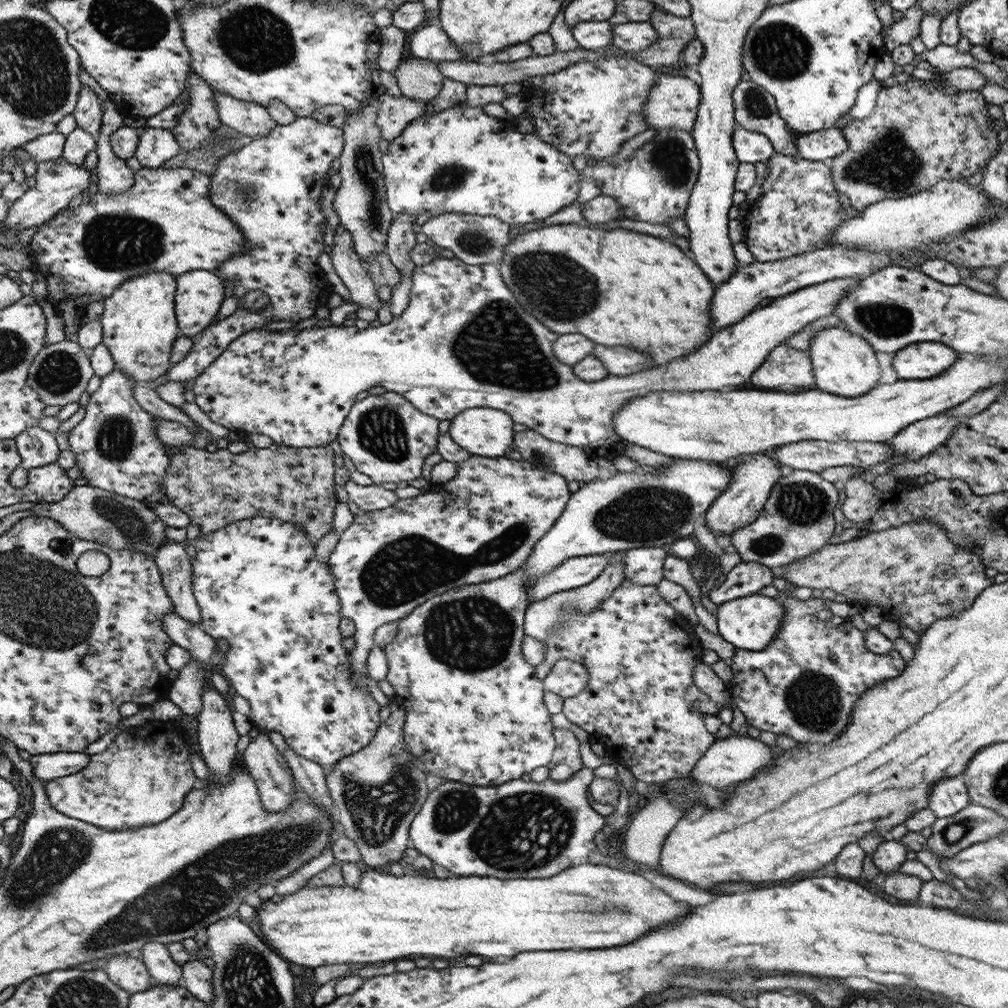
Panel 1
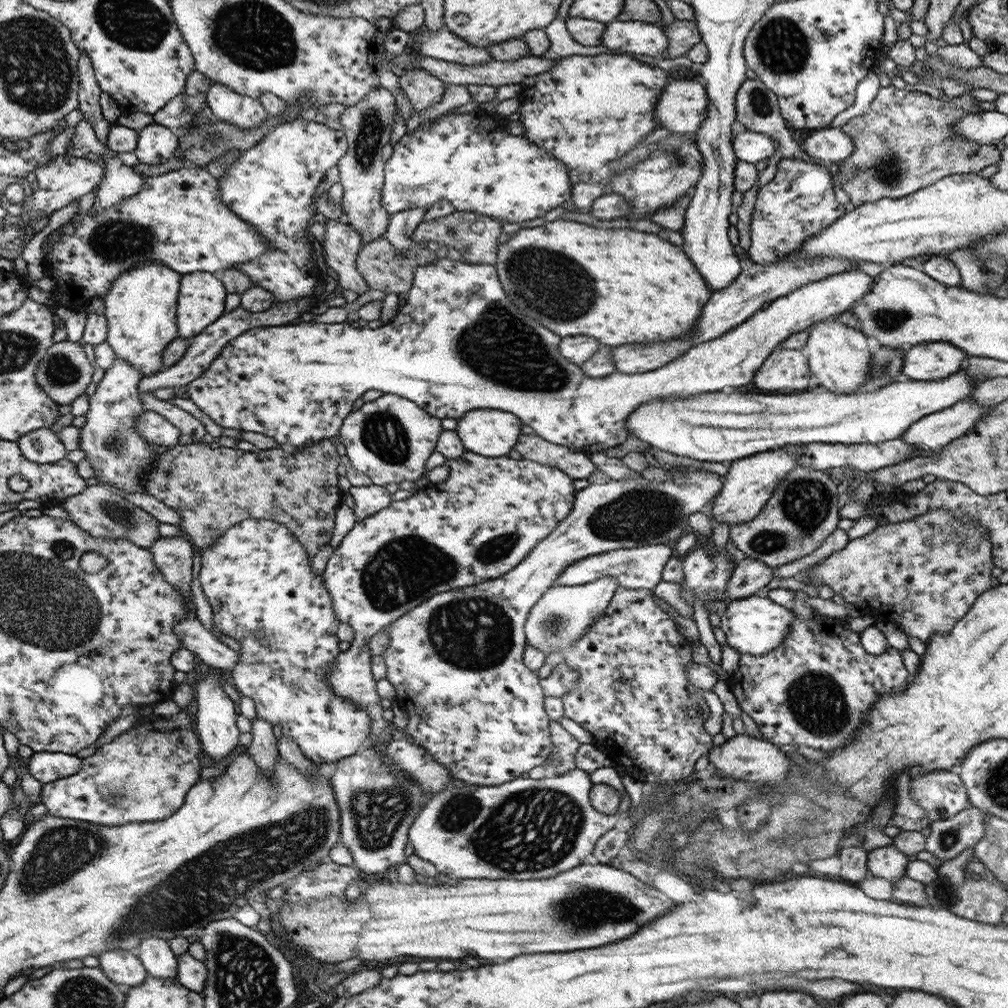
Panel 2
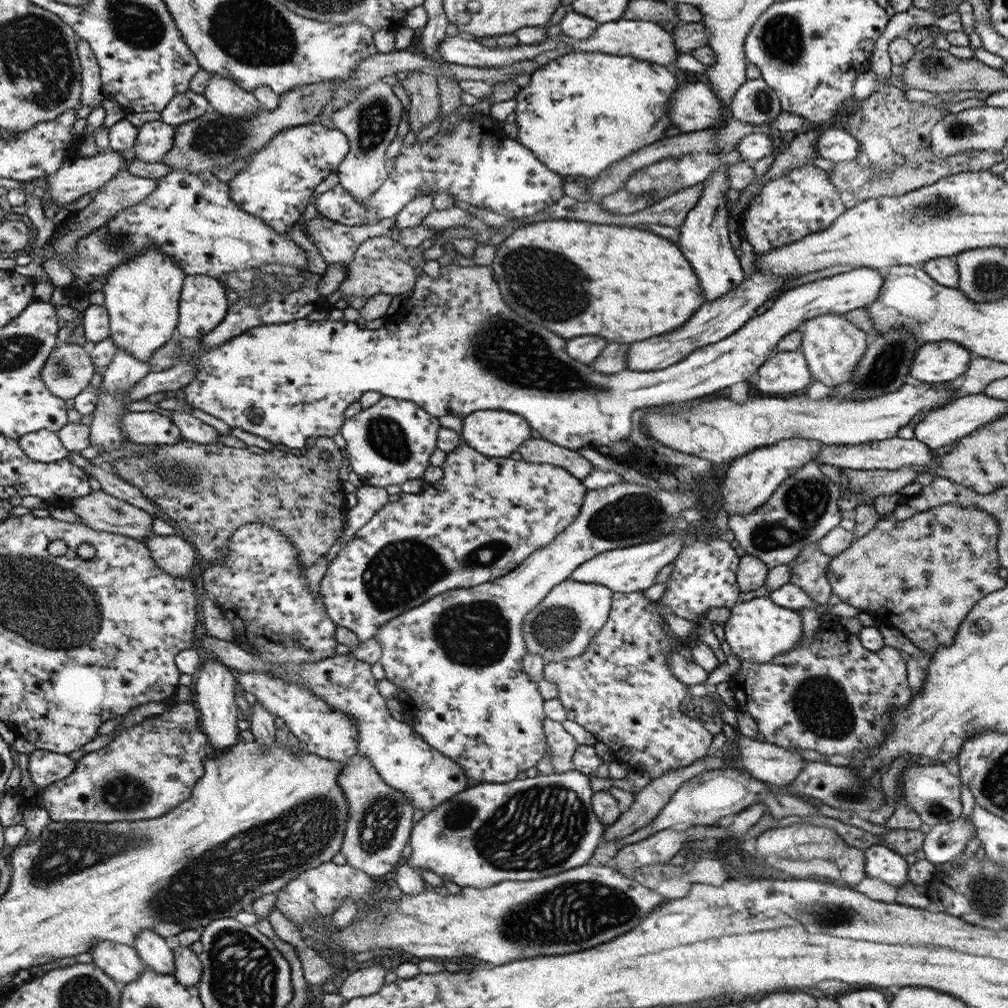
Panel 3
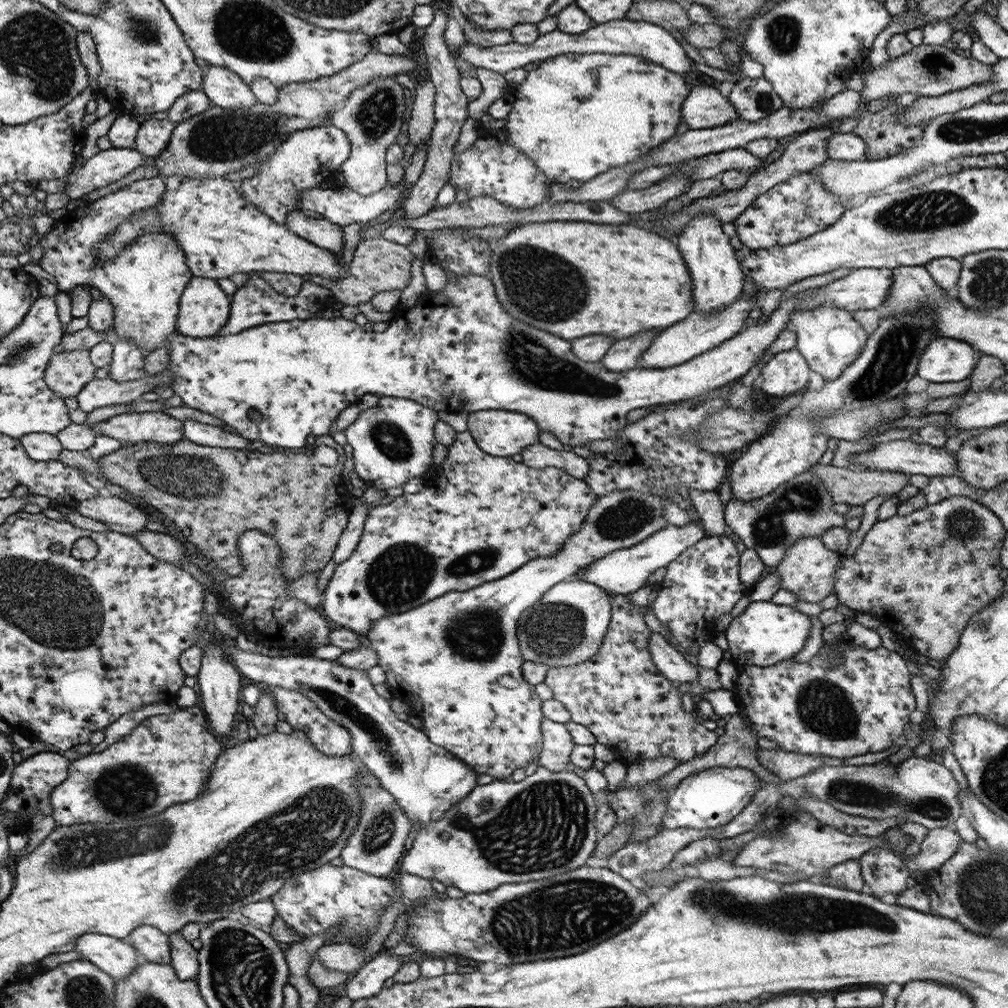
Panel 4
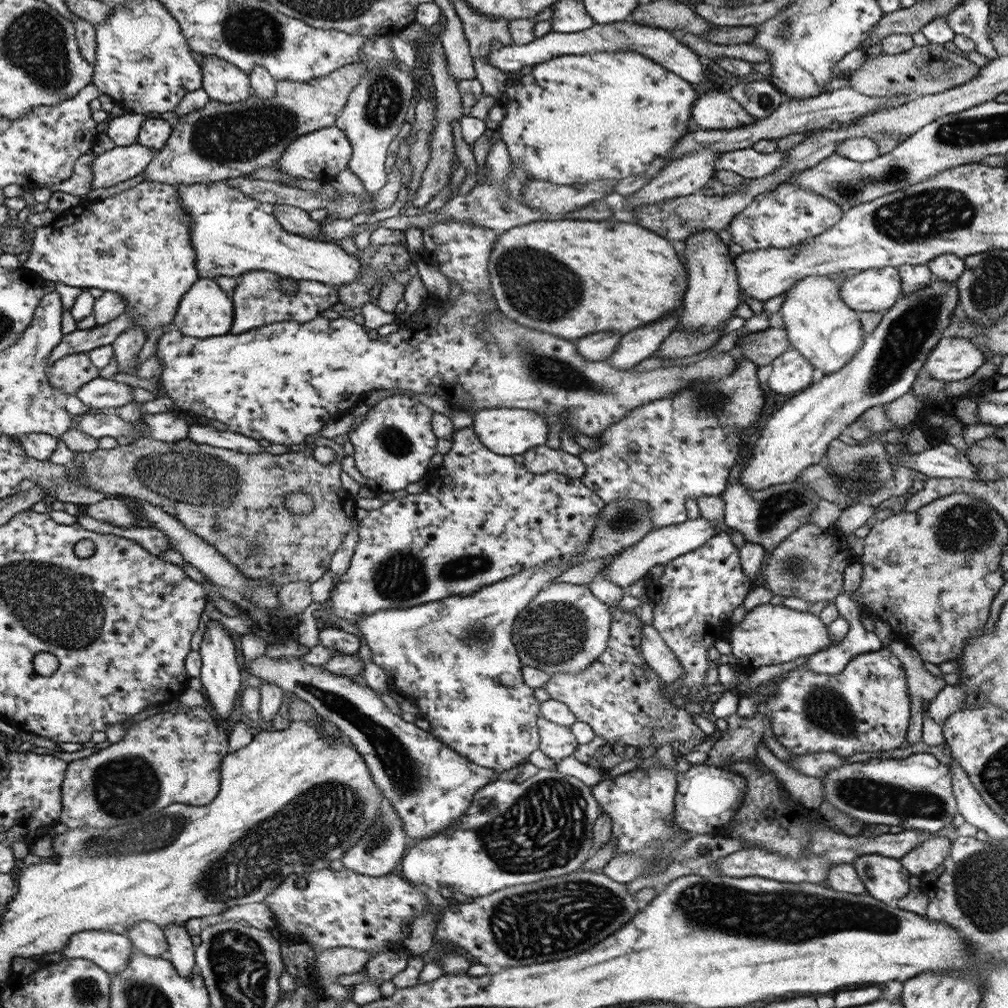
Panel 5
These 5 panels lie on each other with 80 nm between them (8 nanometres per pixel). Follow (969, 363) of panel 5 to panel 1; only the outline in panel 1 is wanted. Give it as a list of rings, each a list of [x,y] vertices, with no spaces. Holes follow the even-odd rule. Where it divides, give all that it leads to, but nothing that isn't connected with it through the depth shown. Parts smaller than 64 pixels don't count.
[[[913,343],[892,354],[893,369],[904,380],[938,376],[954,364],[960,354],[941,343]]]

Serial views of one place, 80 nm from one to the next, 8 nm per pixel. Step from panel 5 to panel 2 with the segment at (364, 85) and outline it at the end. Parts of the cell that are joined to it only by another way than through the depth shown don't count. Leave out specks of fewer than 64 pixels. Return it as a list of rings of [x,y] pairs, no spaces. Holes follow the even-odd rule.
[[[379,85],[372,89],[355,105],[347,107],[339,115],[342,130],[347,135],[347,152],[337,164],[340,184],[344,194],[341,200],[342,212],[348,225],[360,231],[361,246],[380,240],[386,234],[390,214],[384,210],[382,203],[382,184],[384,184],[384,162],[382,148],[389,143],[393,122],[395,122],[396,98],[386,88]]]

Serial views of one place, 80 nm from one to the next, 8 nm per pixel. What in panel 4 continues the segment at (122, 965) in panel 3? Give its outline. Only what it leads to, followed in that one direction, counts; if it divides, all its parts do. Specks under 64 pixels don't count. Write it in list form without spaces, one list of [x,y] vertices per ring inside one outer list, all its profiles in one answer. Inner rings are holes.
[[[87,934],[80,936],[75,944],[76,952],[84,959],[92,961],[100,969],[114,977],[118,982],[138,968],[141,958],[130,943],[105,934]]]

